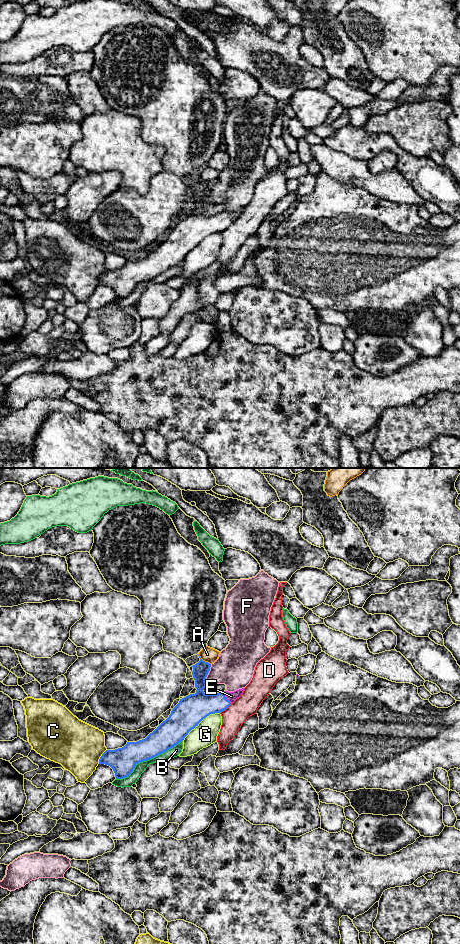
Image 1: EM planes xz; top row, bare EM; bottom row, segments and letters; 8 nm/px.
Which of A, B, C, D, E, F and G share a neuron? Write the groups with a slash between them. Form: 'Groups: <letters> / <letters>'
Groups: A / B / C / D / E / F / G

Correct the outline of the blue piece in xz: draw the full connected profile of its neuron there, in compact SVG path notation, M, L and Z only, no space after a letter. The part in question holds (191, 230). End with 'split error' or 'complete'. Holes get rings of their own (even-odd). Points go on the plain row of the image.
M200 178L200 181L191 187L197 209L195 214L180 219L169 237L145 259L127 262L122 268L106 270L102 274L99 284L110 286L116 299L128 297L138 283L150 280L173 268L203 239L210 234L226 230L242 215L244 208L234 212L205 214L203 209L208 205L205 199L211 184Z; split error

